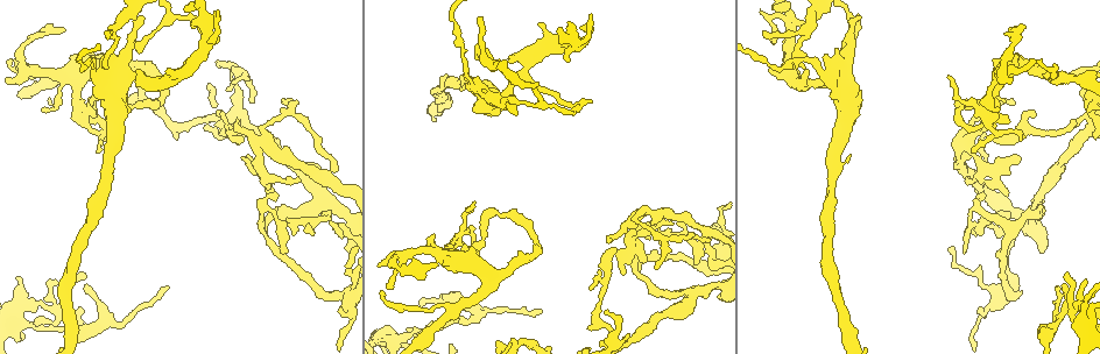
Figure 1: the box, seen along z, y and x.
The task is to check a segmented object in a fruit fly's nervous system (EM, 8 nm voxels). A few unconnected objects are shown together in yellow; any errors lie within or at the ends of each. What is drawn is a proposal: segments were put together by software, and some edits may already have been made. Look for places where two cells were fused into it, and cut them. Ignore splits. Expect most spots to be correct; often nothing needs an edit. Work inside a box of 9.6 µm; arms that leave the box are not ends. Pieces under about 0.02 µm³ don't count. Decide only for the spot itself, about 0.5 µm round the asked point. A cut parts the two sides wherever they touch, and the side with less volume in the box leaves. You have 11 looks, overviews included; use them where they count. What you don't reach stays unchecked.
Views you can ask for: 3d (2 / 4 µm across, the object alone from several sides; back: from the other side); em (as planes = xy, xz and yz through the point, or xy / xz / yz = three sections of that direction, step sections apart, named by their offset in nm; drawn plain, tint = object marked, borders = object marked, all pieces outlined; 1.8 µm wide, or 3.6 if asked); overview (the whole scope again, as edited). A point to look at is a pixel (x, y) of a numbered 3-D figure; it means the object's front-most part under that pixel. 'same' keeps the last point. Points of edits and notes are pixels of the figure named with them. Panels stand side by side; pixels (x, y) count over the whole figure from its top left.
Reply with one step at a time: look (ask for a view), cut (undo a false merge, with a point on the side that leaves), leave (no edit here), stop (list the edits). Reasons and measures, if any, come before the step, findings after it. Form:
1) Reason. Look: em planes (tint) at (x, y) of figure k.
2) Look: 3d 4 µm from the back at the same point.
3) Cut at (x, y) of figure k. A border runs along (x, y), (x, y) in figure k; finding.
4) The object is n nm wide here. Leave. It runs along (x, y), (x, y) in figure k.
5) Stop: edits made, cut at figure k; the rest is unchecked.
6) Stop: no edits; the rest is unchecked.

Sharp bend. Look: 3d 2 µm at (98, 135) of figure 1.

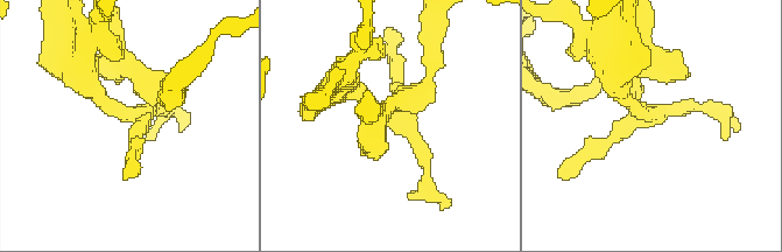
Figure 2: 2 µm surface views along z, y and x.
Look: em planes (tint) at (642, 110) of figure 2.

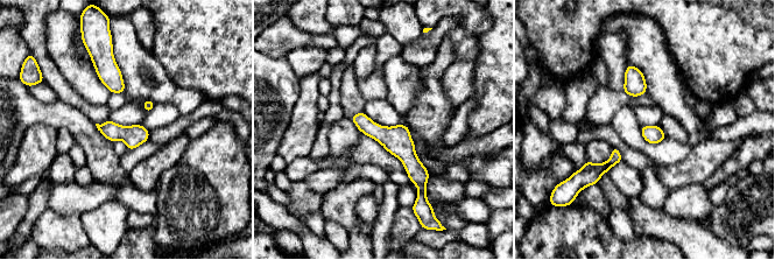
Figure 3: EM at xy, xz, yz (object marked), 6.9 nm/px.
The object is 130 nm wide here. Leave. It runs along (356, 117), (409, 159), (421, 188) in figure 3; all the same cell.

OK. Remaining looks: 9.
Sudden change in width. Look: em planes (borders) at (256, 166) of figure 1.

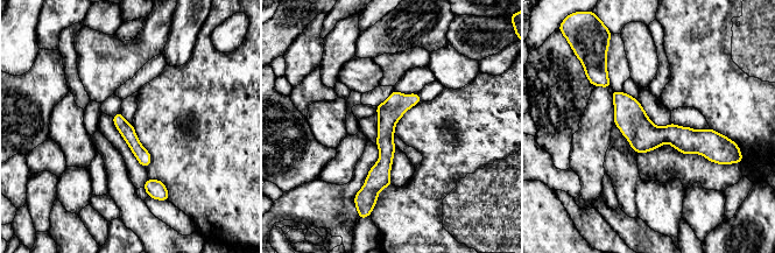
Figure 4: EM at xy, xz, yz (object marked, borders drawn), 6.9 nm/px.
Leave. It runs along (599, 83), (654, 135), (721, 140) in figure 4; continuous, no second cell.

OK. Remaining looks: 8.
Sharp bend. Look: em planes (tint) at (339, 296) of figure 1.

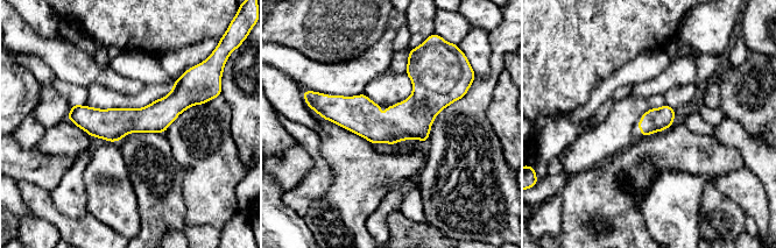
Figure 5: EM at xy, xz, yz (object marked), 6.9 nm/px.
Leave. It runs along (456, 97), (411, 117), (323, 111) in figure 5; continuous, no second cell.

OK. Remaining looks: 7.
Sharp bend. Look: em xz step 16 (tint) at (393, 263) of figure 1.

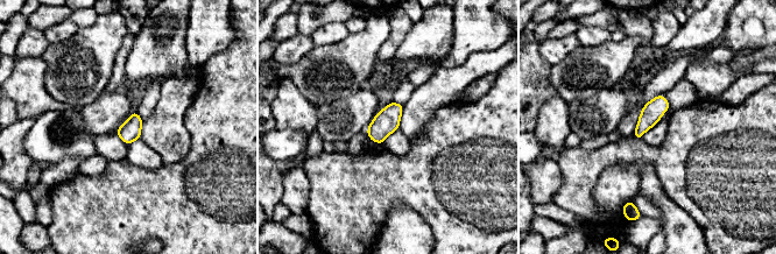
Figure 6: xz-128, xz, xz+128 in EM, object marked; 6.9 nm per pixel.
Another direction. Look: em planes (borders) at the same point.

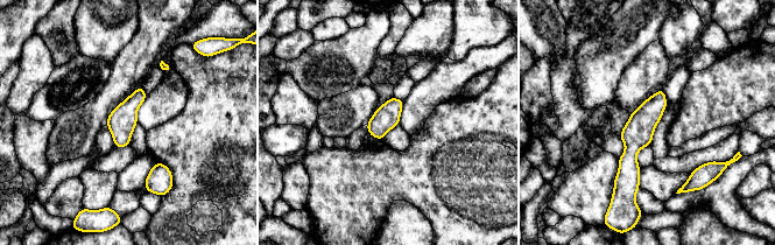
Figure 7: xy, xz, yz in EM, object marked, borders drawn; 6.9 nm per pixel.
Leave. It runs along (661, 93), (629, 153), (632, 190) in figure 7; all the same cell.

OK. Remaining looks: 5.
Stop: no edits; the rest is unchecked.

